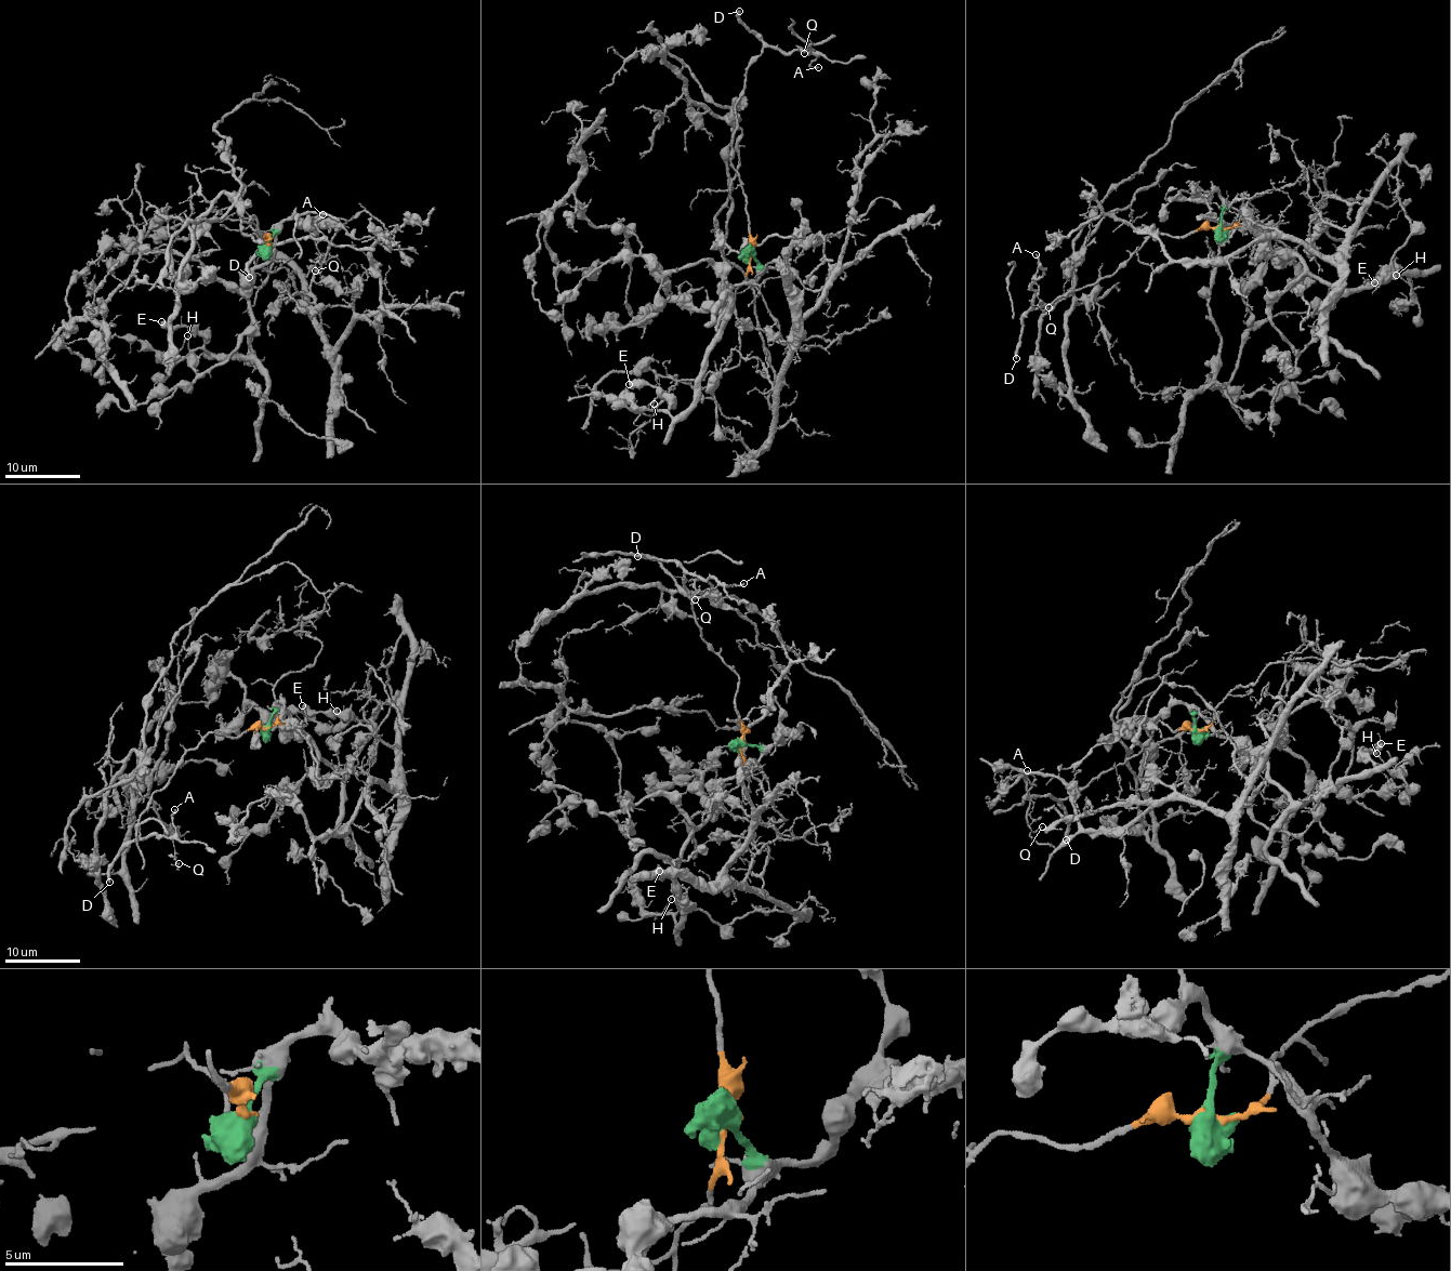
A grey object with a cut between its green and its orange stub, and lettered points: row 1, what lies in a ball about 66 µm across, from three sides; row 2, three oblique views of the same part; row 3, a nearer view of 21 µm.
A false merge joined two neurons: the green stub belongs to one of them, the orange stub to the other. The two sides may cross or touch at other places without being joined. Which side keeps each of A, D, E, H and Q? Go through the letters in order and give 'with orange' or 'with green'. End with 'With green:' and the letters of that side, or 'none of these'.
A: with orange
D: with orange
E: with green
H: with green
Q: with orange
With green: E, H

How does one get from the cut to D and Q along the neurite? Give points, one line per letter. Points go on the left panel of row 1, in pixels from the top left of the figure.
D: (267, 246), (255, 219), (241, 223), (239, 230), (269, 243), (247, 267), (249, 277)
Q: (267, 246), (254, 216), (241, 223), (239, 230), (272, 245), (315, 239), (320, 266), (314, 270)

